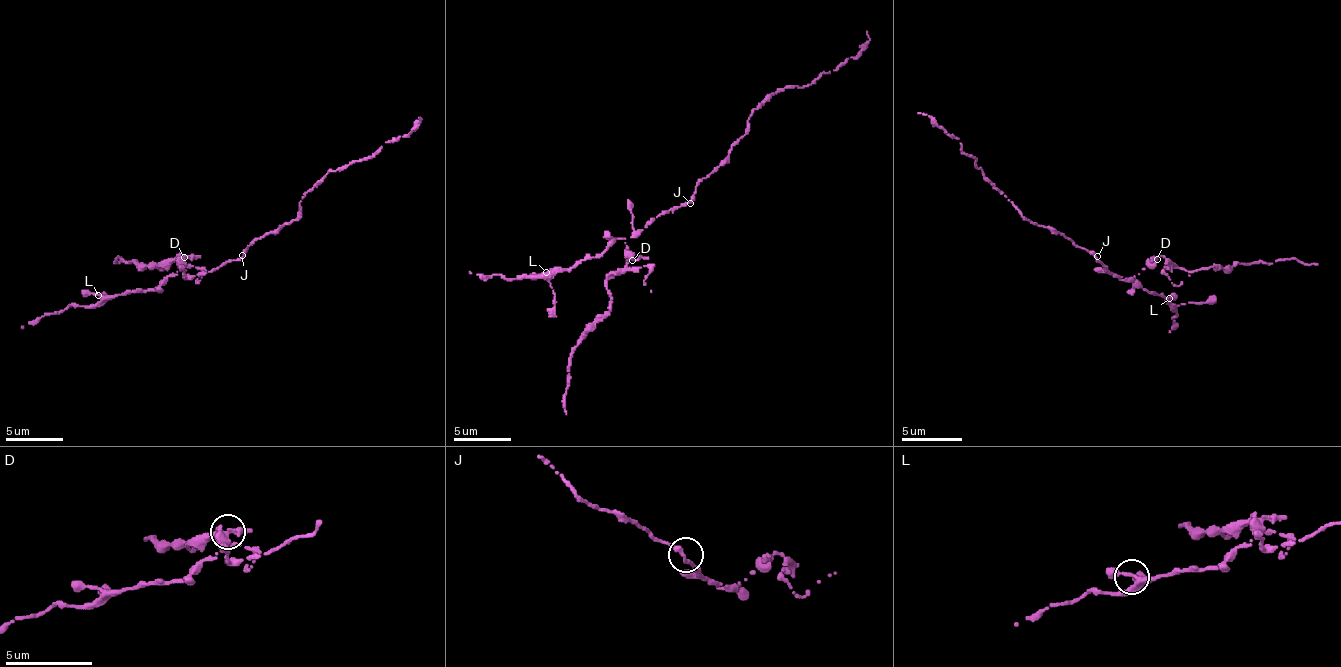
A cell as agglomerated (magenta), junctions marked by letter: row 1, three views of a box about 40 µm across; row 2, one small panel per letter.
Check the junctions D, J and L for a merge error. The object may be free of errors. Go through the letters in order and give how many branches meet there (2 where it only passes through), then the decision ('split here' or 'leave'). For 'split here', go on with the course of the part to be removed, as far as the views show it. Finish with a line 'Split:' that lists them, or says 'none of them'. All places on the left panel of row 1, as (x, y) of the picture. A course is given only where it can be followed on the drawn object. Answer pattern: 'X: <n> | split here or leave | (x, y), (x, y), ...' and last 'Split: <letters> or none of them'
D: 3 | split here | (185, 258), (168, 258), (159, 266), (119, 258), (119, 264)
J: 2 | leave
L: 3 | leave
Split: D

